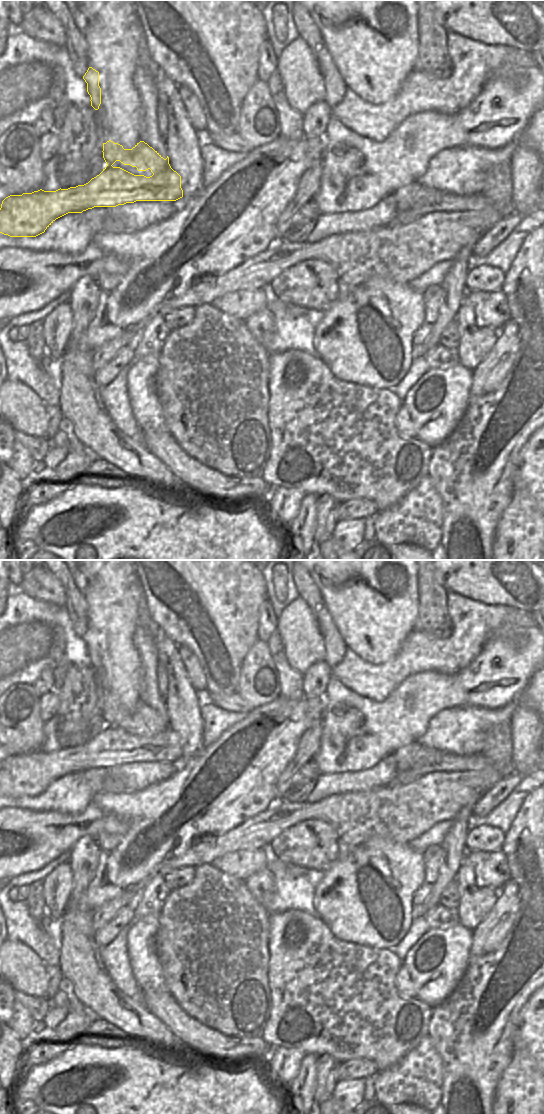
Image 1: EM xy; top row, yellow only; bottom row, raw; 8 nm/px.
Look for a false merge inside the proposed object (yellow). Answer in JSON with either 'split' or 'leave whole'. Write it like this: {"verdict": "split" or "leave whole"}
{"verdict": "split"}

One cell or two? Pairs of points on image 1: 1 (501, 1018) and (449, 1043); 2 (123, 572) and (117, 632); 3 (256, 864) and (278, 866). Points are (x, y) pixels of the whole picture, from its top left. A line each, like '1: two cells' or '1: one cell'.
1: one cell
2: one cell
3: two cells

